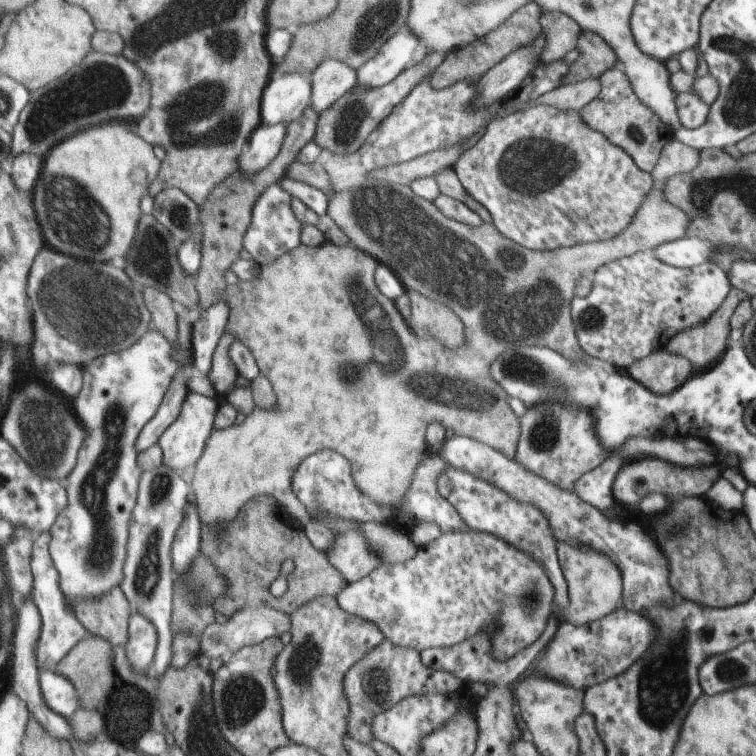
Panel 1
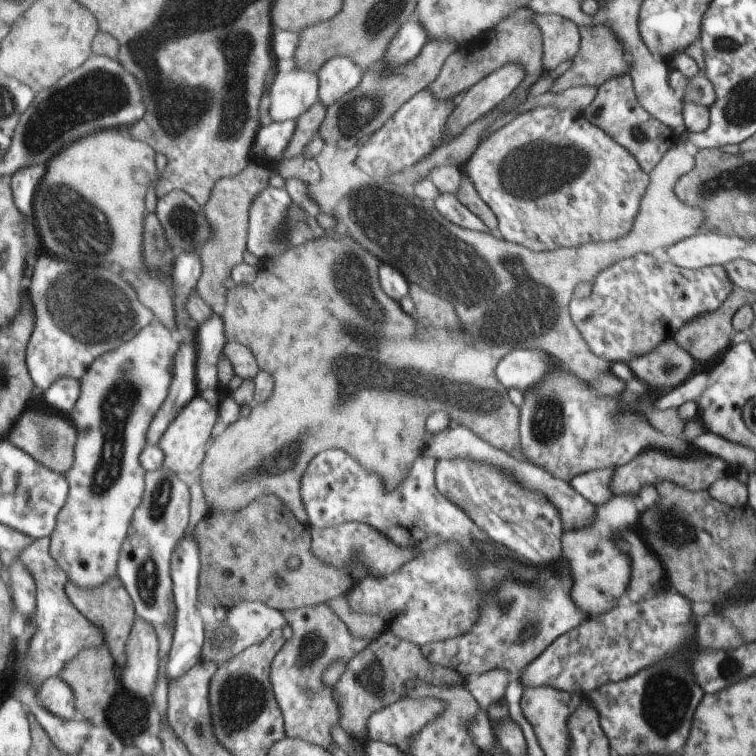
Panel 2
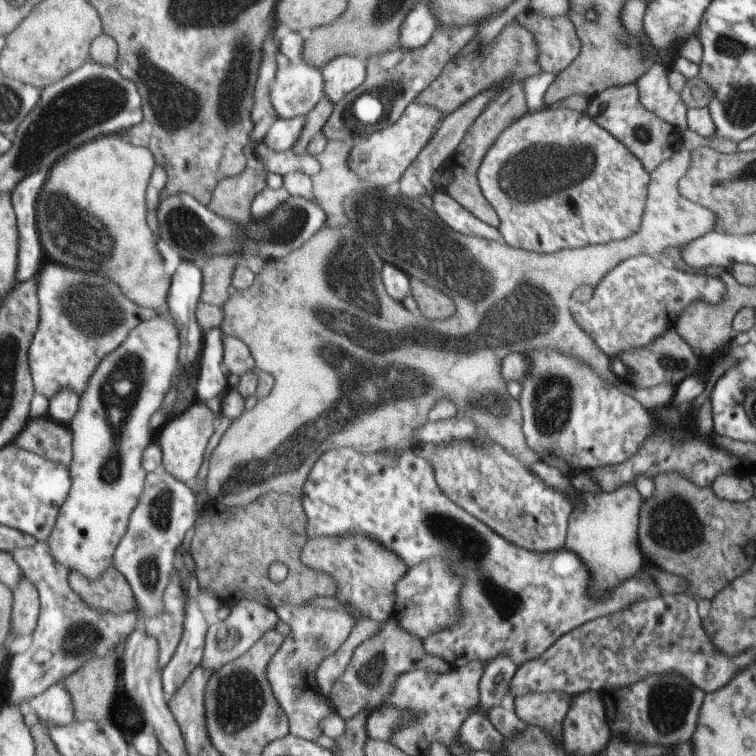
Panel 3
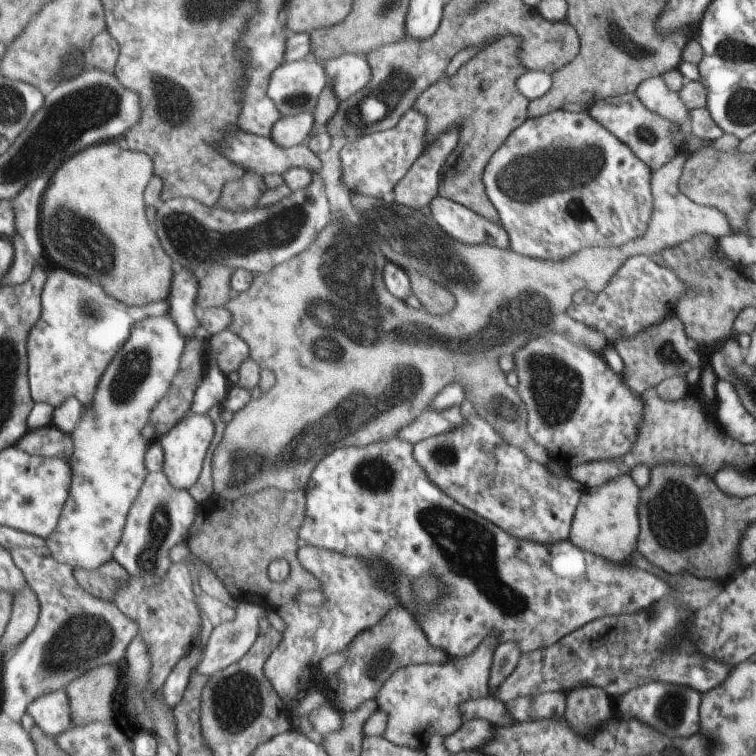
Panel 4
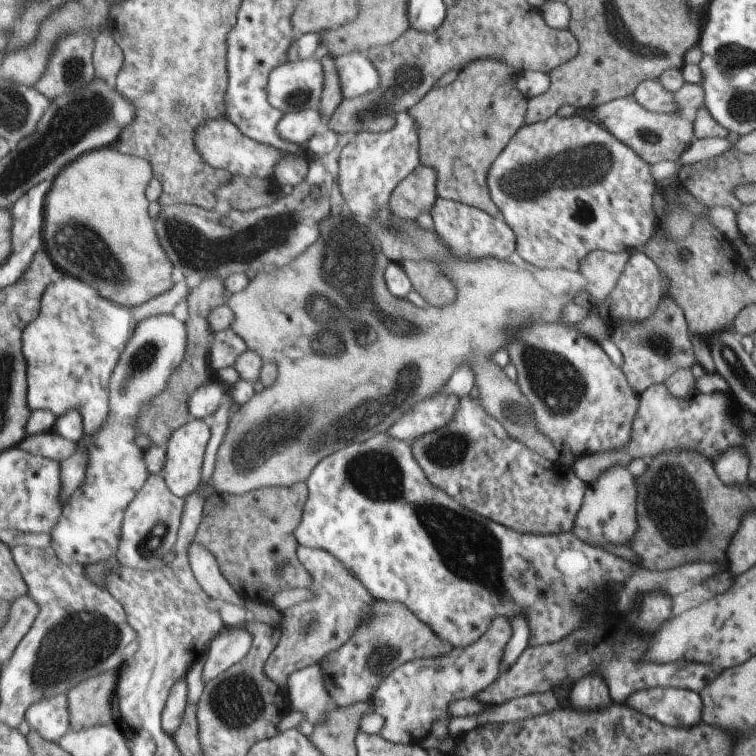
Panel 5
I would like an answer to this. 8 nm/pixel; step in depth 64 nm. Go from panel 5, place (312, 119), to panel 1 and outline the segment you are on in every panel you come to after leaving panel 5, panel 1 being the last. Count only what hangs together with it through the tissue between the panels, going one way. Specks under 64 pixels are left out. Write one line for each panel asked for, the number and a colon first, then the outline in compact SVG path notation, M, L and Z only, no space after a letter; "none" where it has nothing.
1: M275 124L275 126L259 126L249 136L247 152L239 156L239 172L253 176L255 172L261 172L279 156L279 150L283 148L283 140L287 136L289 124Z
2: M289 120L289 122L273 122L259 130L259 136L255 136L255 144L263 150L267 162L279 160L283 156L287 144L295 136L295 128L297 120Z
3: M295 116L291 120L277 118L277 122L267 130L263 140L271 150L285 152L295 146L299 136L303 134L303 128L305 128L305 116Z
4: M311 112L295 114L295 116L281 116L281 120L271 130L271 142L281 148L293 148L307 144L315 128L315 116Z

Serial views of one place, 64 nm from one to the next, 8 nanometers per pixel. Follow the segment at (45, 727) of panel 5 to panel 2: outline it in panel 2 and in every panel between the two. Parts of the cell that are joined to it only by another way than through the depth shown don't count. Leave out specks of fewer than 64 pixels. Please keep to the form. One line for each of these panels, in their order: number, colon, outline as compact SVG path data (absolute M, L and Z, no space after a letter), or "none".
2: M53 678L47 680L43 690L37 694L41 704L53 714L59 716L67 722L79 720L79 710L77 710L77 696L71 684L67 684L63 678Z
3: M65 684L49 688L49 692L43 692L43 696L29 700L27 710L35 712L39 722L45 724L49 732L71 726L77 720L75 700L73 700L71 692L65 688Z
4: M53 692L35 700L27 714L39 728L43 728L43 732L47 732L55 740L73 726L71 696L67 692Z

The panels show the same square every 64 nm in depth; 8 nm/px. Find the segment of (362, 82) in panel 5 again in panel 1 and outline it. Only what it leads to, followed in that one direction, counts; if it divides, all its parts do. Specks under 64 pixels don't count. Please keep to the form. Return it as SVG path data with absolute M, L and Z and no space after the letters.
M327 60L323 62L313 74L313 92L311 92L311 108L321 112L329 108L337 98L343 98L351 92L359 78L357 72L341 60Z

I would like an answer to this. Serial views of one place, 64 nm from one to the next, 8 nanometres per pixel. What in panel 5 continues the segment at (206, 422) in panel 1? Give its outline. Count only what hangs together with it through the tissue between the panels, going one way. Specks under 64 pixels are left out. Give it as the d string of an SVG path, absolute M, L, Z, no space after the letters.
M193 420L191 424L179 428L179 432L175 432L175 436L171 438L171 442L167 446L167 466L163 470L163 480L167 480L167 488L177 498L187 500L189 496L195 494L197 484L199 484L201 458L203 458L203 450L205 450L207 438L209 438L209 428L201 420Z

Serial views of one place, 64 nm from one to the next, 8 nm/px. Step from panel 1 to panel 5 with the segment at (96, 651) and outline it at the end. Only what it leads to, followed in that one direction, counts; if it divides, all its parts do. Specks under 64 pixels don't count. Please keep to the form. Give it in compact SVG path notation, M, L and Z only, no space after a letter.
M105 672L103 676L91 678L85 684L81 682L75 690L69 692L69 710L71 710L71 730L83 732L95 726L113 724L111 702L117 698L119 674Z

